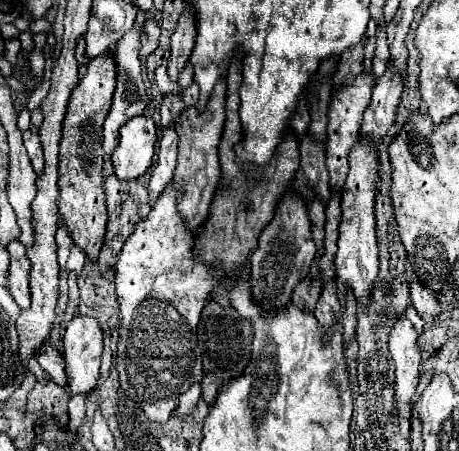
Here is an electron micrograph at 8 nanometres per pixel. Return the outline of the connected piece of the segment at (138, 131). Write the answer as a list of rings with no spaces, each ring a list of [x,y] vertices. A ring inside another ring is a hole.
[[[138,116],[126,122],[120,130],[120,144],[114,150],[114,172],[120,180],[134,180],[148,172],[156,146],[156,124],[148,116]]]

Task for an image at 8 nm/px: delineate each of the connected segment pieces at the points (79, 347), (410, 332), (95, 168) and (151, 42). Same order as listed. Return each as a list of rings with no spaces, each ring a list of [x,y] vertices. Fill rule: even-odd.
[[[76,316],[74,320],[70,320],[70,324],[66,326],[64,338],[62,338],[62,356],[64,356],[64,370],[68,376],[66,382],[66,392],[68,396],[74,394],[88,394],[90,390],[94,390],[94,386],[98,384],[100,378],[100,356],[102,356],[102,330],[100,324],[96,322],[96,318],[92,316]]]
[[[400,314],[390,332],[388,350],[396,364],[396,404],[412,404],[414,392],[418,386],[418,366],[420,366],[420,346],[418,334],[412,328],[410,320]]]
[[[110,52],[88,60],[88,70],[80,78],[78,86],[74,88],[66,118],[62,126],[62,140],[60,140],[60,200],[58,200],[58,214],[64,226],[70,232],[70,238],[76,246],[80,246],[92,260],[96,260],[106,232],[106,194],[104,194],[104,176],[102,176],[102,124],[110,110],[112,96],[116,88],[116,62]]]
[[[150,12],[146,14],[146,24],[144,24],[144,30],[142,30],[140,36],[142,36],[142,38],[140,38],[140,58],[146,58],[146,56],[150,56],[150,52],[156,50],[156,46],[158,46],[158,36],[160,36],[160,28],[158,28],[158,24],[152,20]]]

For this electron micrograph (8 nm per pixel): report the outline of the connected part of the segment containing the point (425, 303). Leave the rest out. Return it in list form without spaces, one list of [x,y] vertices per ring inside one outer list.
[[[412,276],[412,280],[410,280],[408,284],[410,284],[410,300],[412,300],[414,308],[418,310],[418,314],[420,314],[426,322],[434,320],[434,318],[438,316],[438,312],[440,312],[440,306],[438,306],[438,302],[436,302],[436,298],[432,296],[434,292],[432,292],[428,286],[420,284],[420,280],[418,280],[416,276]]]

